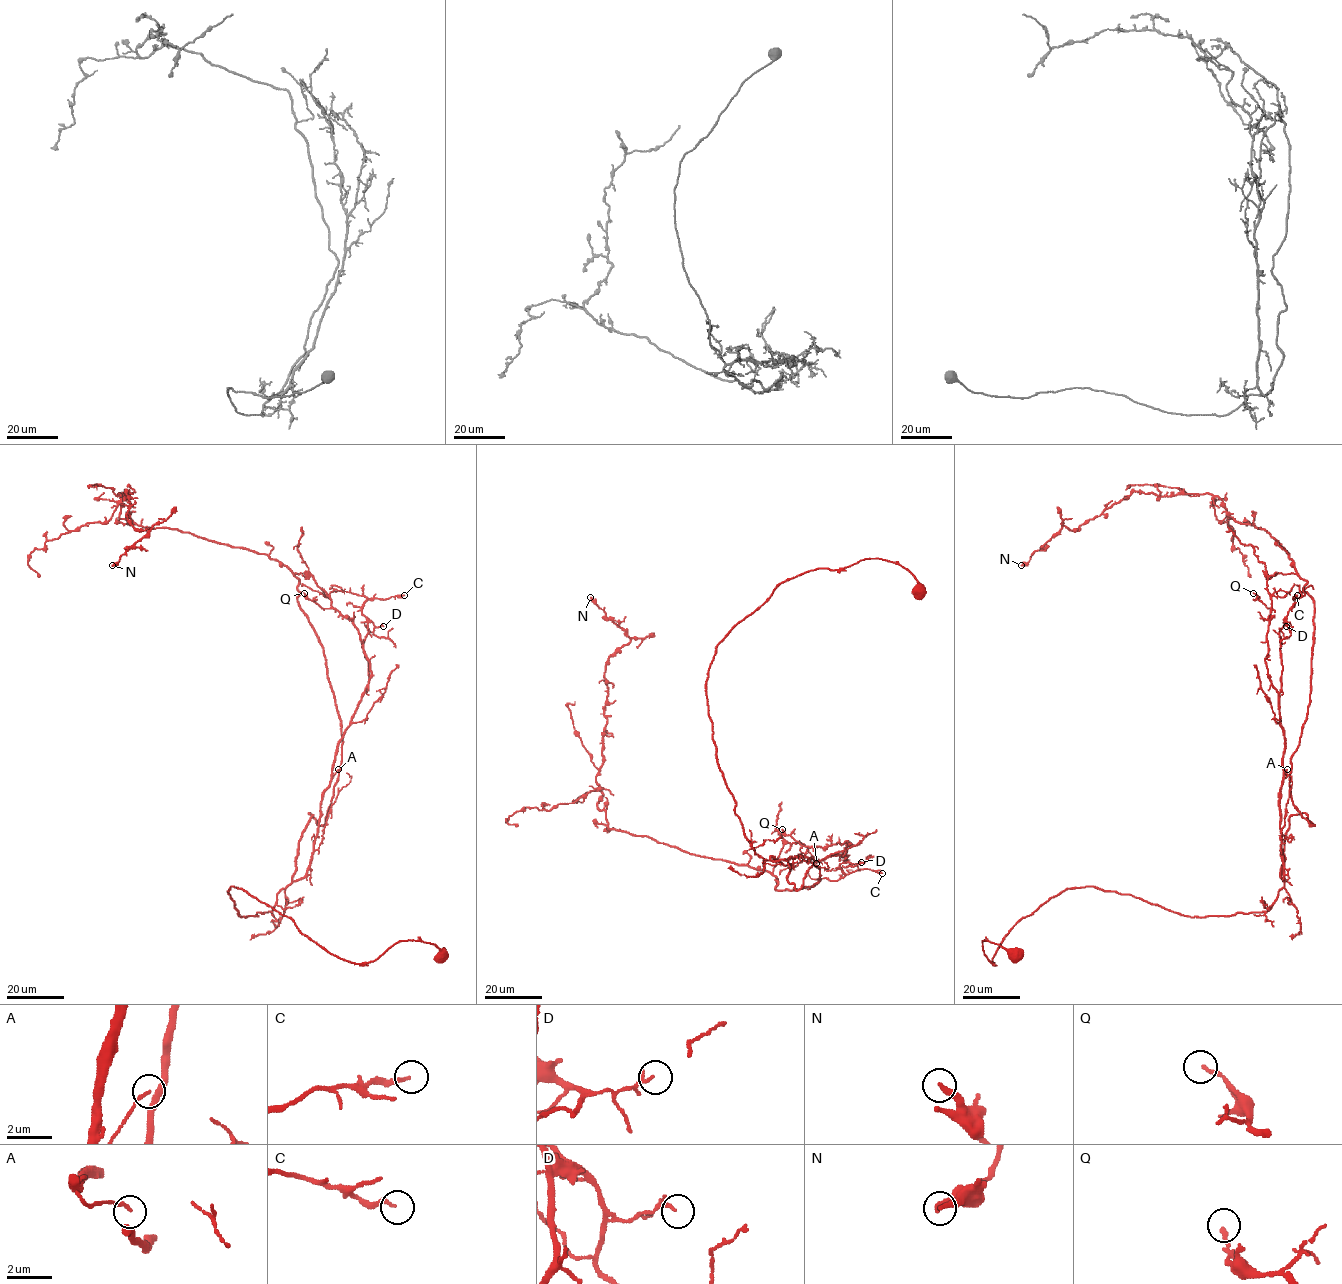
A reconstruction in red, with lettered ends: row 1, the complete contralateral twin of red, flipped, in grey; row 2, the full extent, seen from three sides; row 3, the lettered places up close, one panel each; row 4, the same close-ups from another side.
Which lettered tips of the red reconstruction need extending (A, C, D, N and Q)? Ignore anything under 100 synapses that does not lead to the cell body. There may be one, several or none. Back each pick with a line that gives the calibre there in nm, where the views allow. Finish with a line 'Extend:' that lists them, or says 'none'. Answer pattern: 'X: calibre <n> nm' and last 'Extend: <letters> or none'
Extend: none

